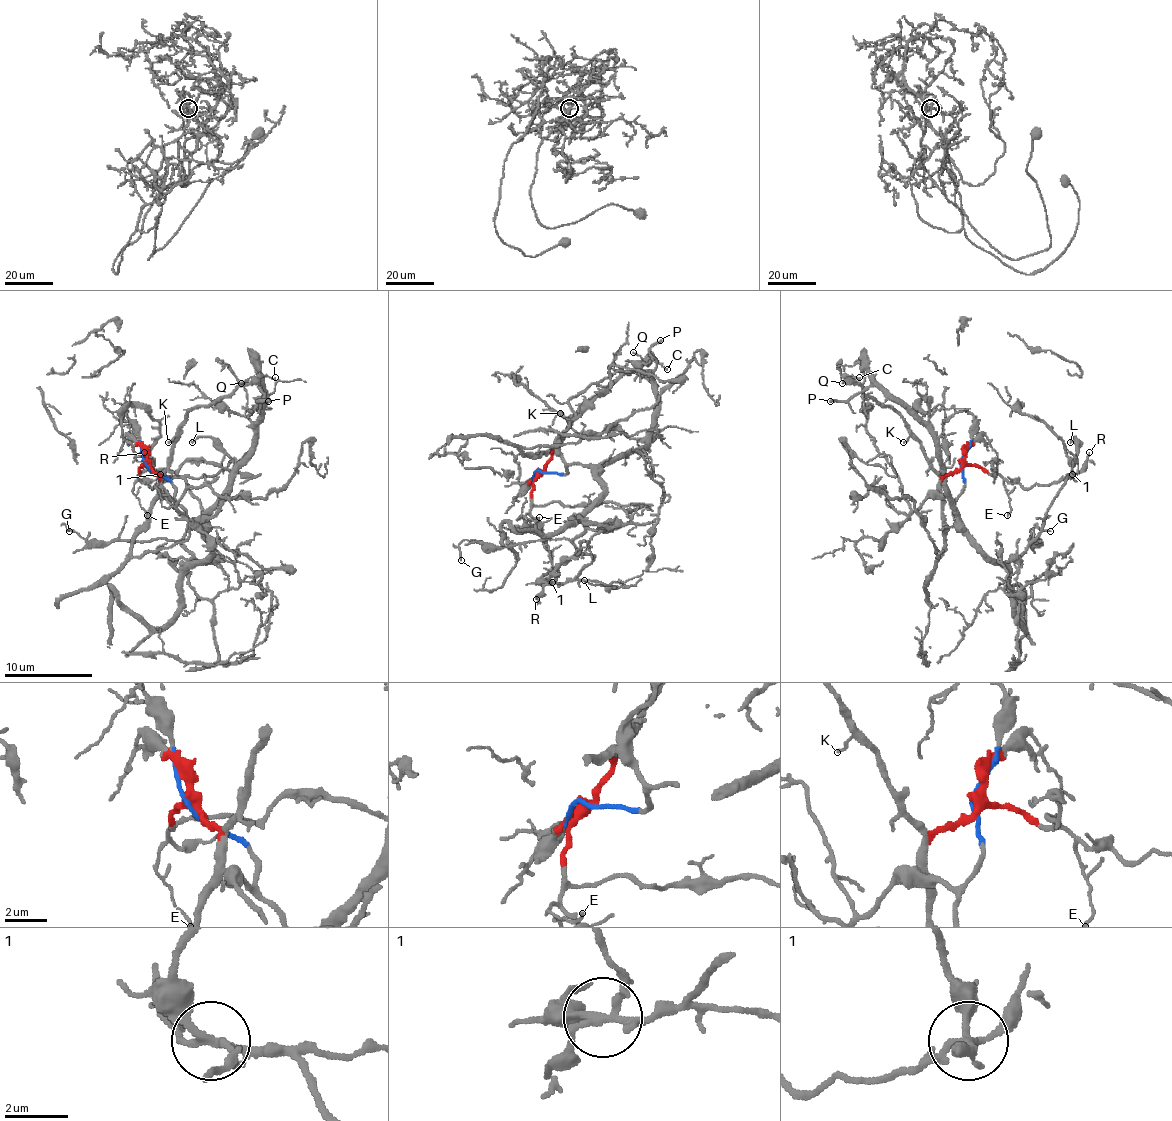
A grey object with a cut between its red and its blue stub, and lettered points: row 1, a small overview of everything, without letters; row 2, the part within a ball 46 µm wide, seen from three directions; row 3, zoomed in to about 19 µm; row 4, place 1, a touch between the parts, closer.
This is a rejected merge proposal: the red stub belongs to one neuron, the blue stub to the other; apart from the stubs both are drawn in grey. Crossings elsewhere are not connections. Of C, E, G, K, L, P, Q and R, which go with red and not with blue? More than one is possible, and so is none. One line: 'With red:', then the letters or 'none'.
With red: C, E, K, Q, R

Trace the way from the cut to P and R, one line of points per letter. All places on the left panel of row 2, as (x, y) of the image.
P: (147, 465), (198, 520), (255, 432), (260, 386), (258, 401), (269, 401)
R: (147, 465), (141, 465), (139, 478), (152, 487), (165, 476), (150, 469), (143, 452)

